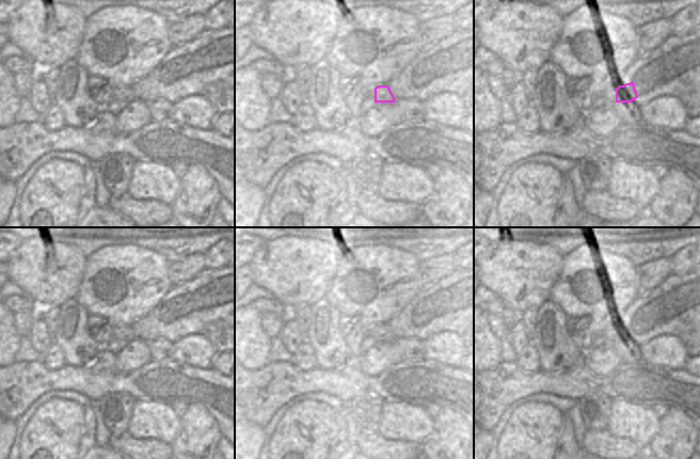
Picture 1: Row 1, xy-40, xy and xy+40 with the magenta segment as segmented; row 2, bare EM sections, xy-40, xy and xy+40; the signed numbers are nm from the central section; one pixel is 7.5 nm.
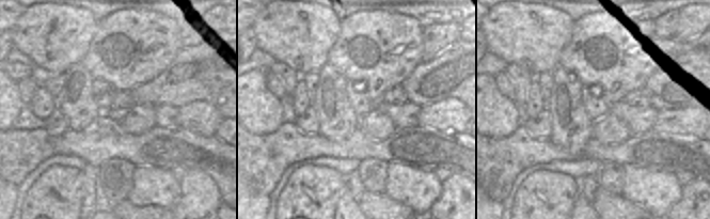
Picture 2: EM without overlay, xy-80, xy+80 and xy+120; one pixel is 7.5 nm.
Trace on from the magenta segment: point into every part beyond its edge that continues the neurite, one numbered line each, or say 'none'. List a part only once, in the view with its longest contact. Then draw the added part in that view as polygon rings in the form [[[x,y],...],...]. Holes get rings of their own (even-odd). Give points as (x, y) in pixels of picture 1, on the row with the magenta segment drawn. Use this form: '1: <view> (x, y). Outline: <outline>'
1: xy (367, 96). Outline: [[[375,88],[369,90],[360,90],[360,99],[363,107],[375,104]]]

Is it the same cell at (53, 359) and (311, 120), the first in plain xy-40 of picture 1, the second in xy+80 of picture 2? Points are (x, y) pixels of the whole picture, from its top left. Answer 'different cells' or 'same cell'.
same cell

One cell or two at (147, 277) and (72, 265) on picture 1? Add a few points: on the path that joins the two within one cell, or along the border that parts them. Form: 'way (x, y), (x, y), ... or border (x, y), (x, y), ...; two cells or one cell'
border (89, 256), (86, 275), (79, 290); two cells

